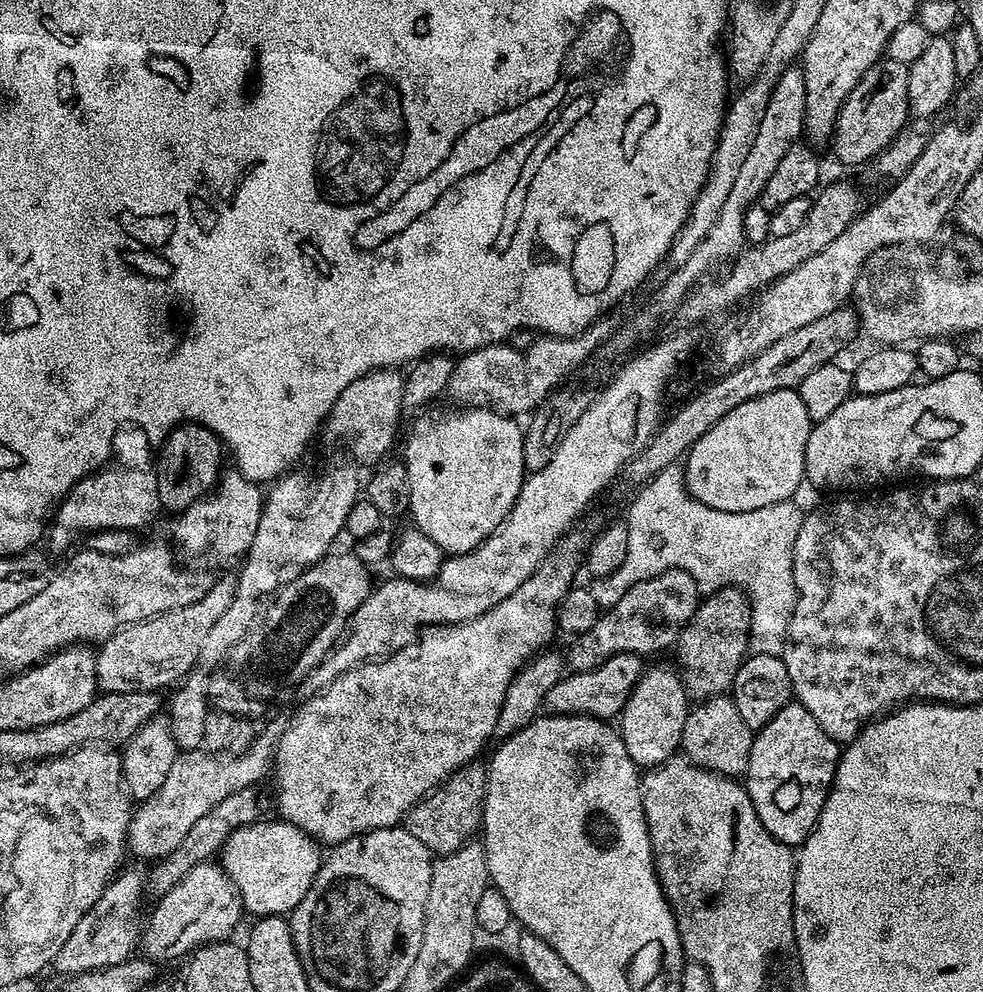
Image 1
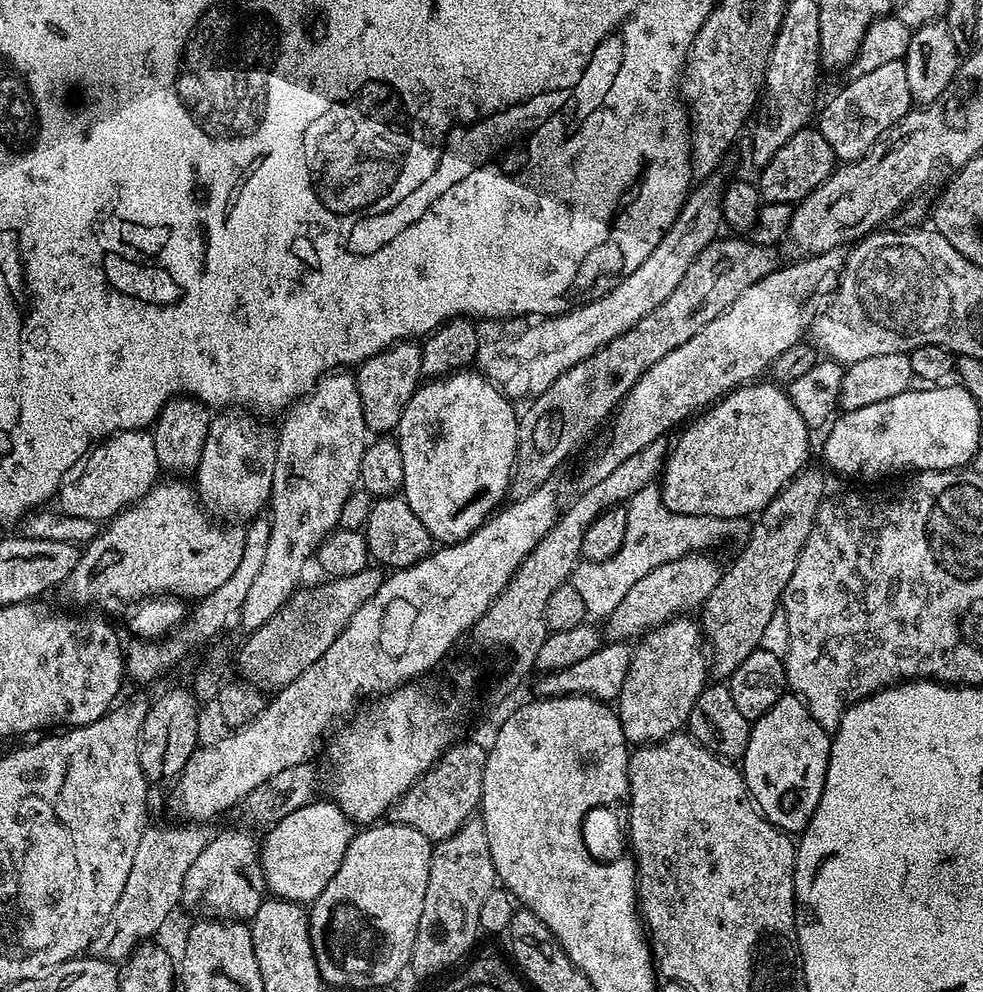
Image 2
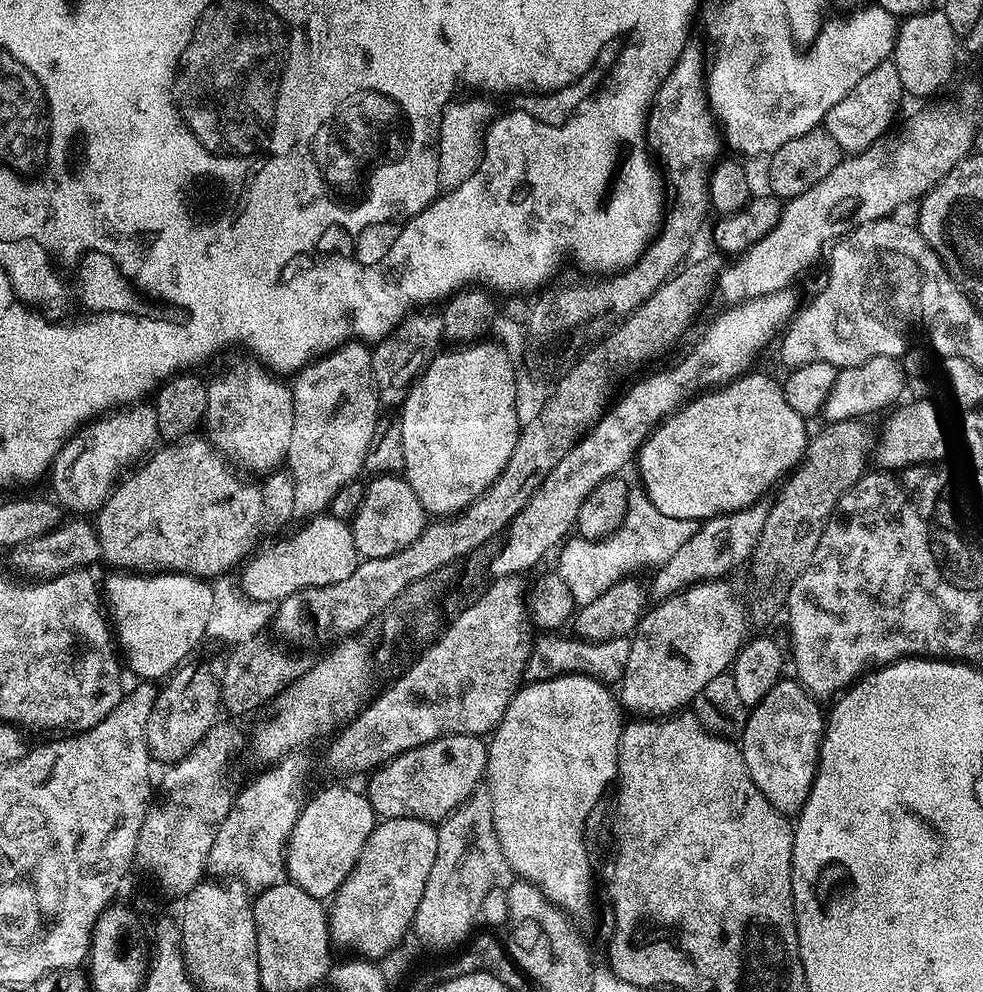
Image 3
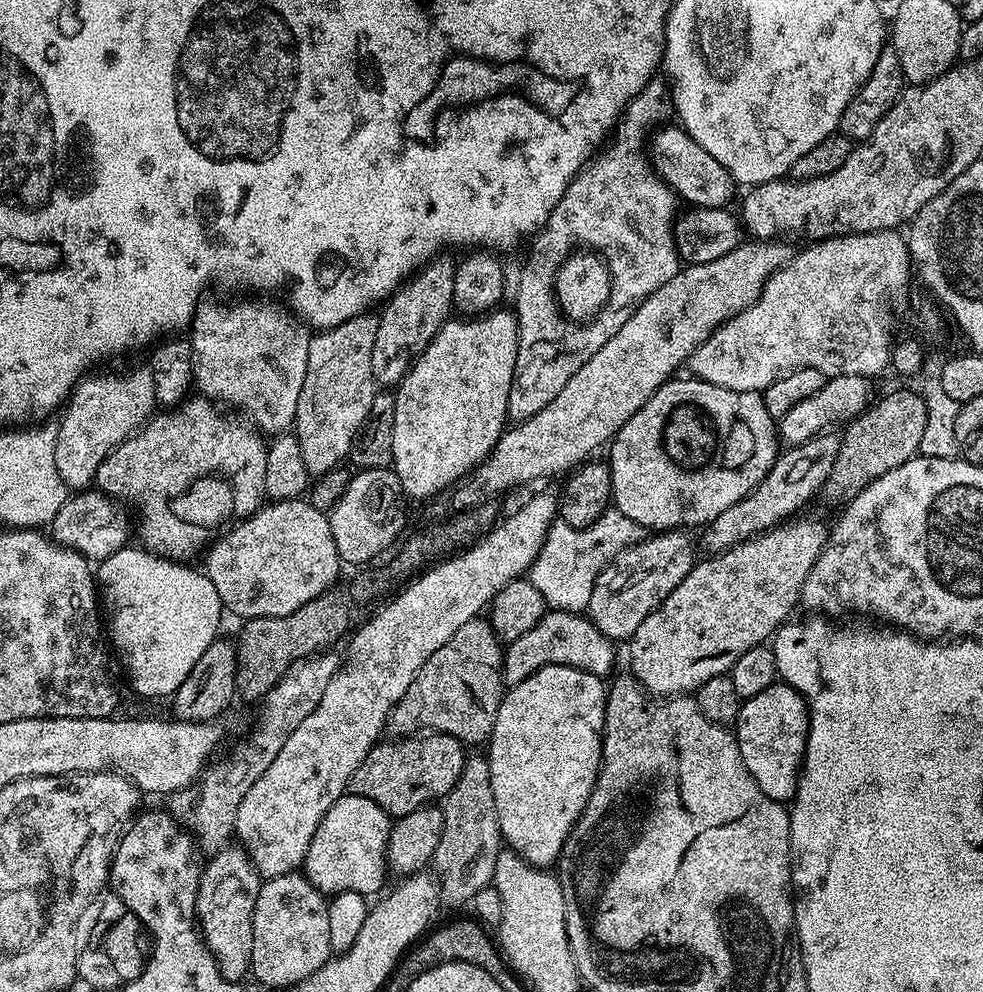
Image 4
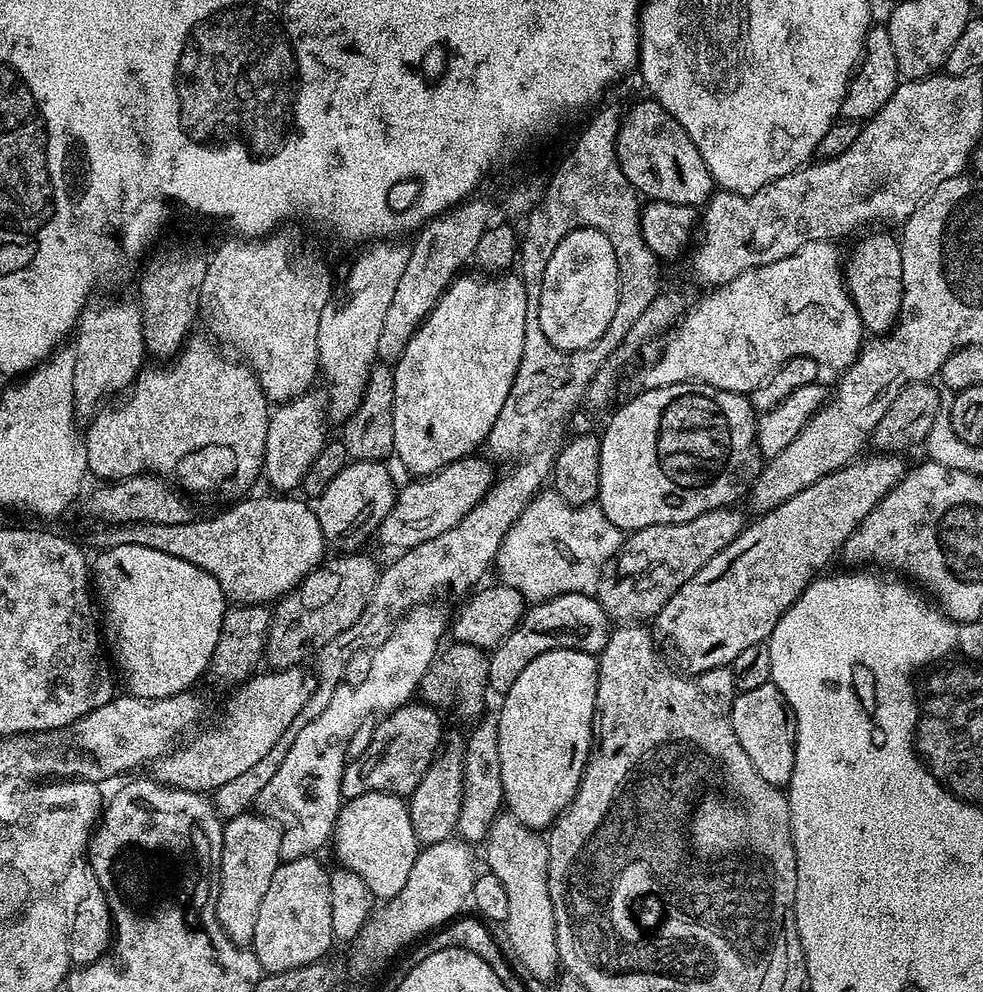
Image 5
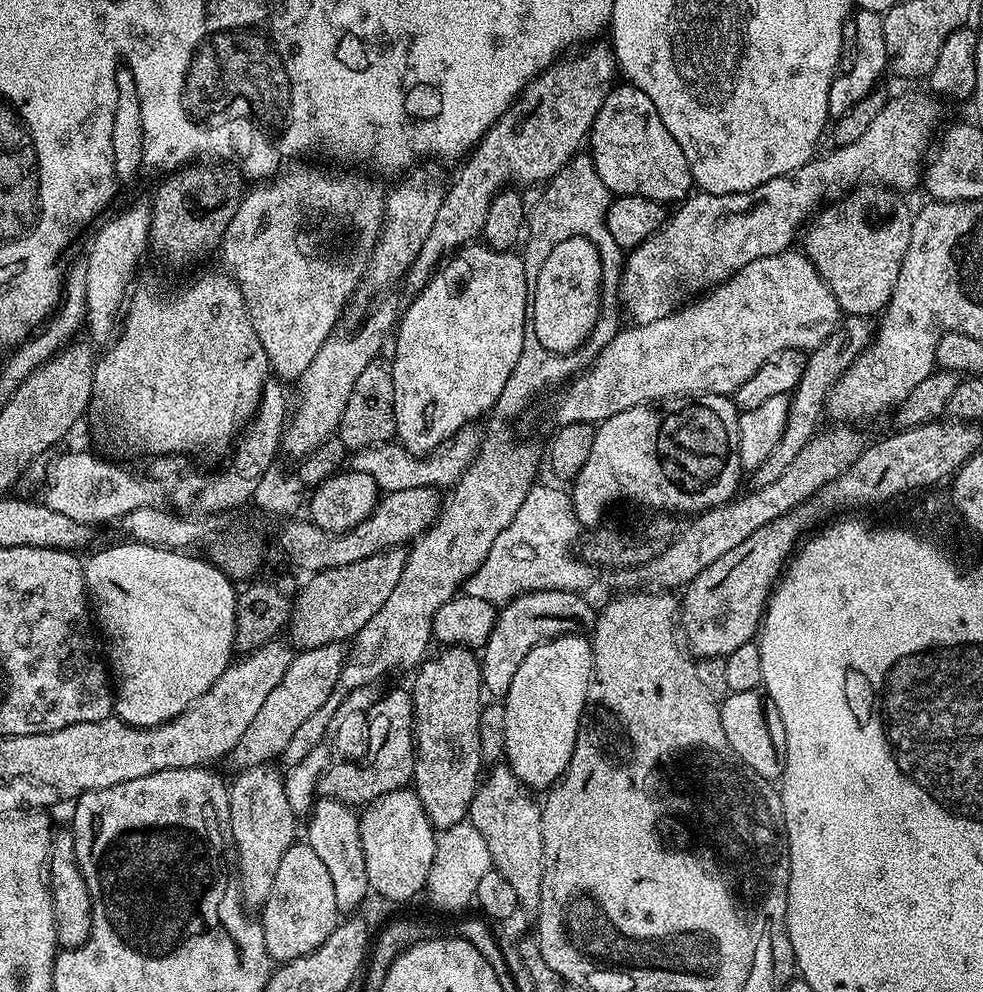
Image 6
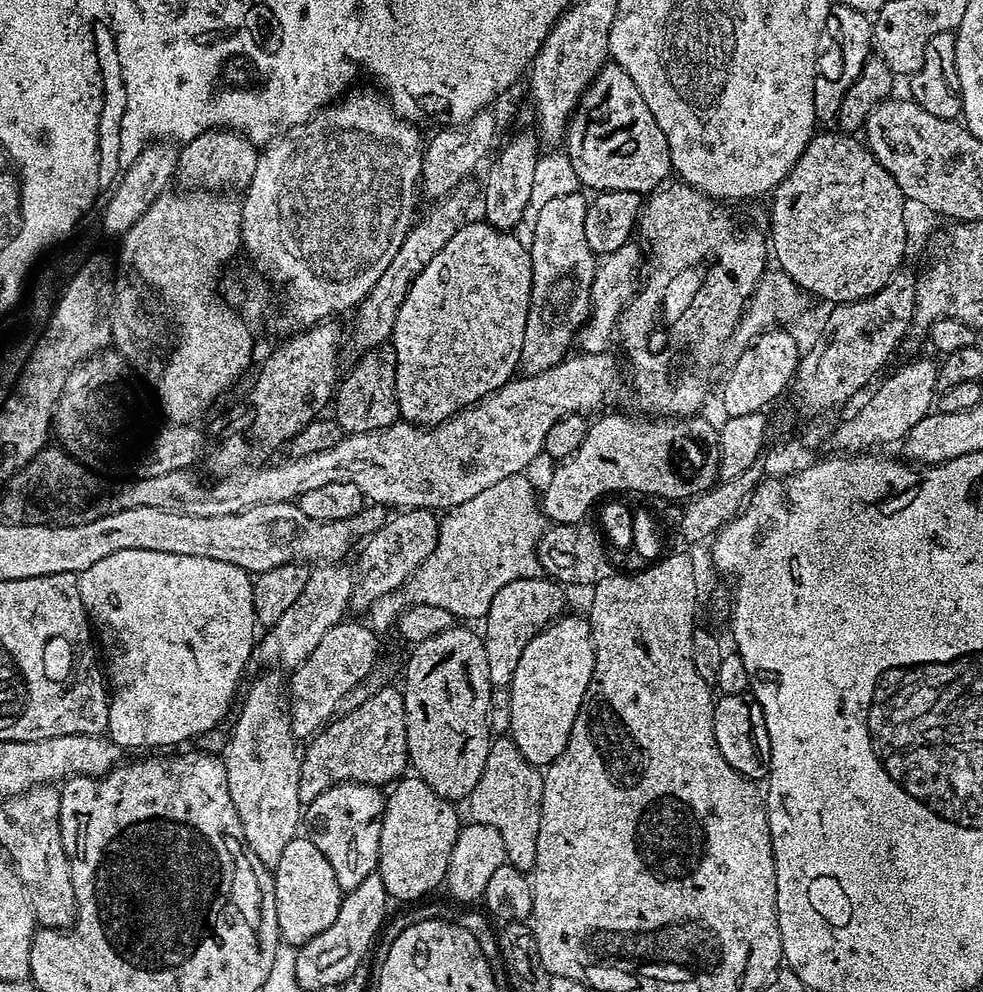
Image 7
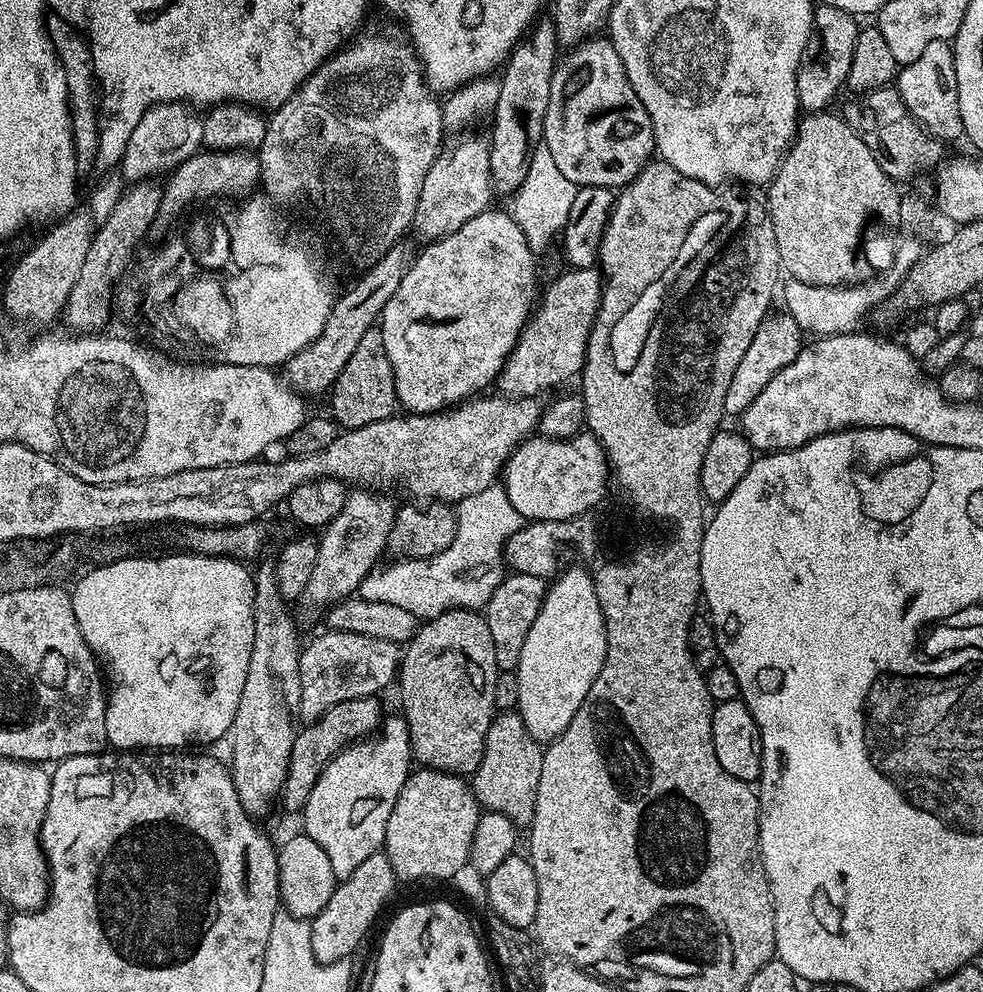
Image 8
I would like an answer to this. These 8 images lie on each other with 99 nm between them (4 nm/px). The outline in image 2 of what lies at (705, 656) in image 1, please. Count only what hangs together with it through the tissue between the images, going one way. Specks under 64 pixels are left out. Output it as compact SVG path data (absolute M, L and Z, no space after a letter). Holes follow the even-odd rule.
M813 466L805 467L792 481L779 492L774 499L762 509L760 522L752 534L748 545L736 556L732 565L725 567L720 573L718 586L710 590L710 598L702 605L698 612L698 620L702 625L703 635L710 645L710 672L716 678L730 678L750 654L761 647L764 635L772 624L772 615L782 600L782 593L786 585L792 581L794 566L806 546L806 538L816 521L816 512L820 504L826 499L824 492L824 476Z

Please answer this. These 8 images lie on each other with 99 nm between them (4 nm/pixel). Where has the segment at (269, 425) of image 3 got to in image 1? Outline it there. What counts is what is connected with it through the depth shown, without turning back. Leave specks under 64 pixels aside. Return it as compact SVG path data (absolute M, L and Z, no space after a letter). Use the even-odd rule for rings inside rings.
M235 470L225 471L211 494L179 513L176 540L188 551L190 559L205 560L209 569L223 564L235 565L247 556L254 542L260 516L264 513L264 501L261 485L245 479Z

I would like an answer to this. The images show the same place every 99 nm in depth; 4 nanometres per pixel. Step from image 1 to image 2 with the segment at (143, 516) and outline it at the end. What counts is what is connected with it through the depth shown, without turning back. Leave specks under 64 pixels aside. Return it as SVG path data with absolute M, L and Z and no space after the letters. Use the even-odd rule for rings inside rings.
M151 431L117 432L99 441L84 457L75 475L61 484L59 511L74 518L107 522L142 499L158 483L156 475L161 472Z

